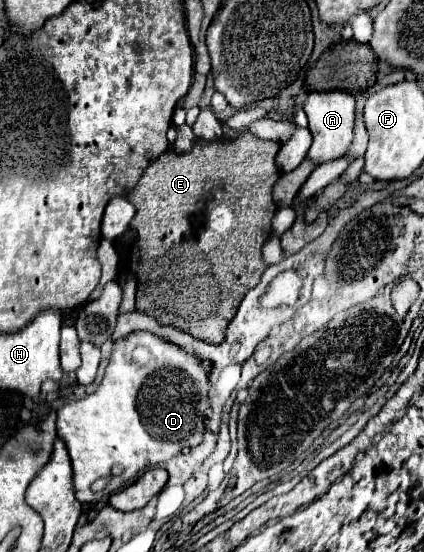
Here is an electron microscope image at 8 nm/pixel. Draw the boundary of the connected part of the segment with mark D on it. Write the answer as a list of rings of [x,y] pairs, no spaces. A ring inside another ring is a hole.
[[[131,332],[131,334],[127,334],[127,336],[119,338],[119,340],[115,340],[115,344],[113,344],[113,354],[111,354],[111,358],[109,358],[109,366],[107,366],[107,370],[105,370],[105,376],[103,376],[99,388],[97,388],[93,394],[81,398],[81,400],[75,400],[75,402],[67,402],[67,404],[63,404],[63,406],[57,410],[57,434],[59,434],[59,438],[65,440],[67,450],[69,450],[69,456],[71,456],[71,464],[73,464],[73,490],[75,490],[77,500],[79,500],[79,502],[99,502],[103,496],[109,496],[109,494],[113,494],[115,490],[119,490],[121,484],[129,482],[129,480],[131,480],[133,476],[137,476],[143,468],[149,468],[149,466],[167,462],[167,460],[171,460],[173,456],[177,456],[177,454],[179,454],[181,450],[185,450],[185,448],[195,448],[195,446],[199,446],[201,440],[203,440],[203,432],[205,432],[205,412],[207,412],[209,406],[211,406],[209,390],[211,390],[211,382],[209,382],[207,372],[203,370],[201,360],[199,360],[197,354],[187,352],[187,350],[183,350],[181,346],[177,346],[177,344],[173,344],[173,342],[167,342],[167,340],[163,340],[163,338],[159,338],[159,336],[151,334],[151,332]],[[113,464],[121,464],[121,466],[125,468],[123,474],[121,474],[119,478],[111,478],[111,482],[107,484],[107,488],[105,488],[103,492],[93,494],[91,488],[89,488],[91,482],[95,482],[99,476],[109,476]]]

